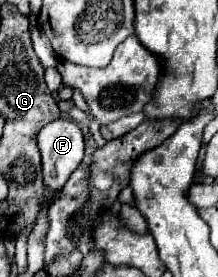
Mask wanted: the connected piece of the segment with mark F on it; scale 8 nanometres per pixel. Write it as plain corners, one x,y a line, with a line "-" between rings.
56,119
38,133
42,167
46,169
46,187
60,191
70,173
84,157
84,135
74,121

